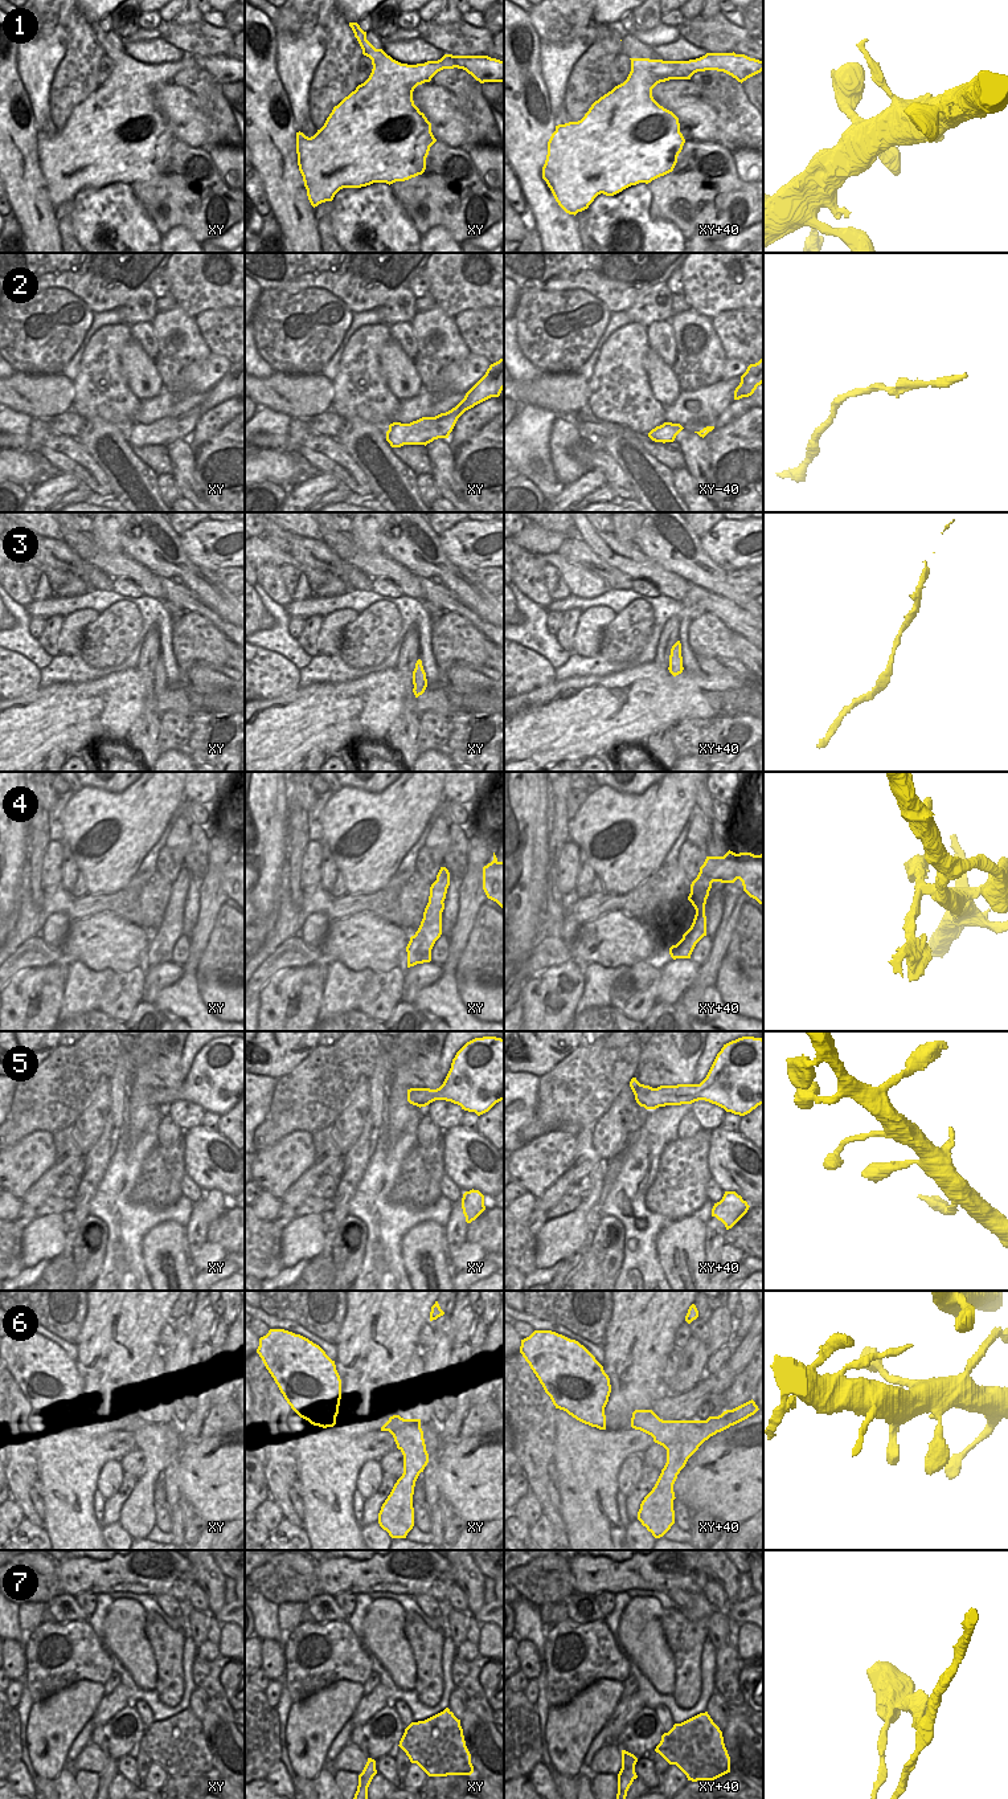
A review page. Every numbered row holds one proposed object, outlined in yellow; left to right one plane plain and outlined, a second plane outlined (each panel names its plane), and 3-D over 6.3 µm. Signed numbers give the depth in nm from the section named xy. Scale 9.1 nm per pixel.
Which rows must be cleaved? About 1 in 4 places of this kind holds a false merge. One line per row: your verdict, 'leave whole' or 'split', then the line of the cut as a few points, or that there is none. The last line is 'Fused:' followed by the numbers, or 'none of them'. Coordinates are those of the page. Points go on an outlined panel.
1: leave whole; cut none
2: leave whole; cut none
3: leave whole; cut none
4: split; cut xy (437, 879), (439, 886), (437, 904)
5: leave whole; cut none
6: leave whole; cut none
7: split; cut xy (408, 1728), (408, 1742), (410, 1746), (406, 1753)
Fused: 4, 7

